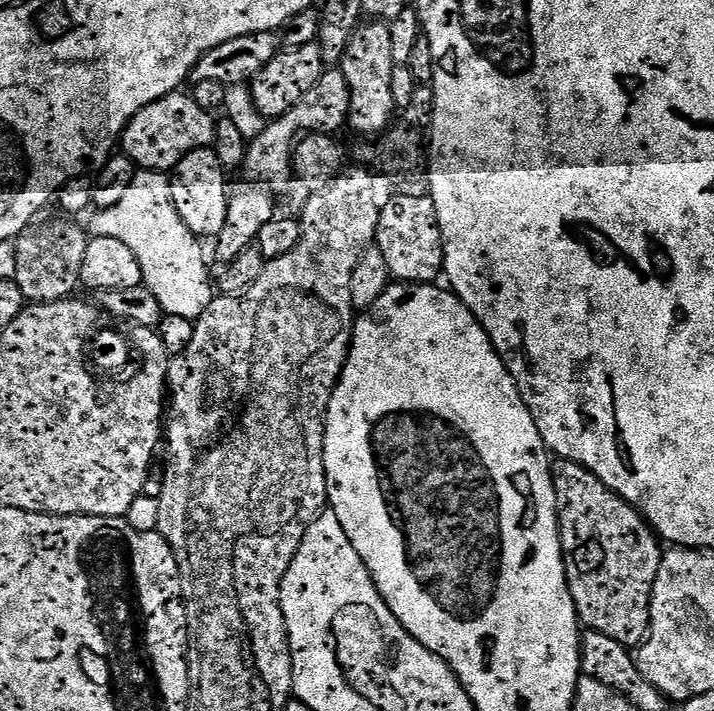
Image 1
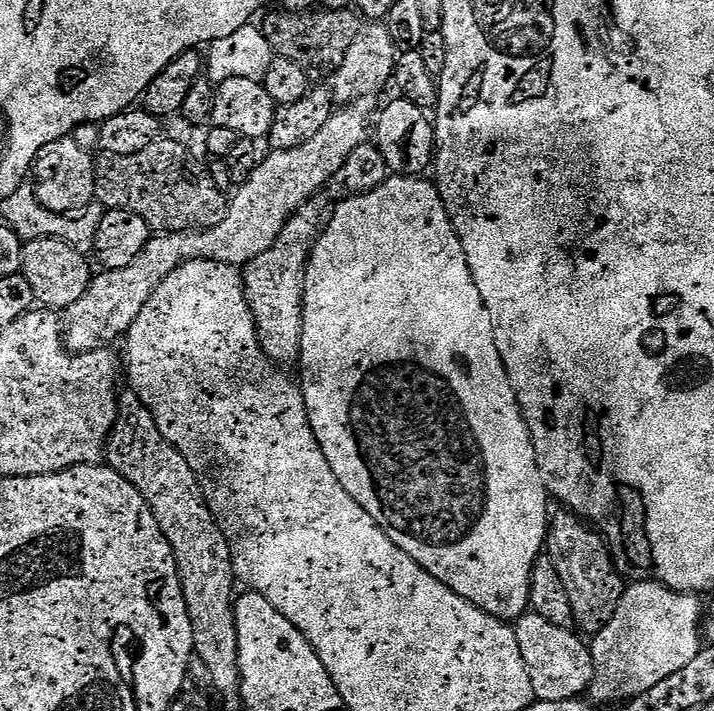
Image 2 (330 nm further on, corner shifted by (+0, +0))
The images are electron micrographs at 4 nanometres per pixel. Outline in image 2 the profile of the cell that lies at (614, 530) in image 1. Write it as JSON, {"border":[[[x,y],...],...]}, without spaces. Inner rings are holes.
{"border":[[[560,510],[560,513],[553,515],[548,529],[546,541],[546,552],[552,556],[554,566],[557,567],[558,574],[561,575],[562,583],[566,586],[566,591],[570,596],[570,604],[573,606],[573,621],[578,625],[581,633],[595,634],[610,622],[618,602],[624,596],[626,587],[621,573],[616,571],[616,562],[612,559],[612,553],[601,533],[597,531],[591,523],[585,522],[571,510]]]}

